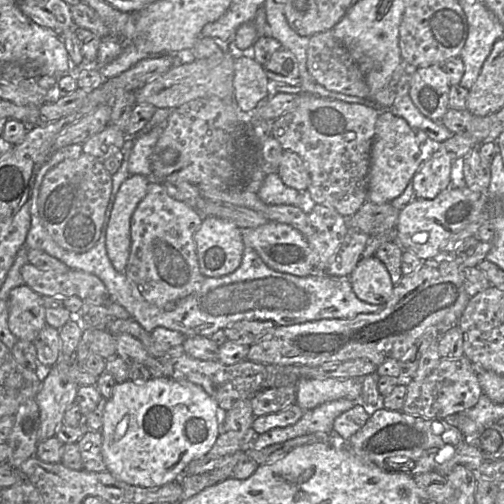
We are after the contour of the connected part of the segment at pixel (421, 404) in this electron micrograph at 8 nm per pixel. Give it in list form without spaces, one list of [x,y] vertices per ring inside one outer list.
[[[465,356],[441,359],[436,368],[425,378],[404,381],[407,394],[402,411],[427,419],[445,419],[473,408],[483,394],[478,381],[478,368]]]

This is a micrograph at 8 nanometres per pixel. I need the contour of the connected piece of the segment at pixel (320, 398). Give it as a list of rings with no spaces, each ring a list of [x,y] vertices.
[[[362,378],[299,379],[296,390],[296,404],[304,411],[337,399],[361,401]]]

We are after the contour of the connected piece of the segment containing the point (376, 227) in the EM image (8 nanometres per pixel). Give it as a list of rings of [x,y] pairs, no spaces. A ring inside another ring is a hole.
[[[365,201],[361,208],[347,218],[349,228],[357,228],[369,236],[376,236],[387,231],[394,231],[400,210],[390,203],[375,204]]]

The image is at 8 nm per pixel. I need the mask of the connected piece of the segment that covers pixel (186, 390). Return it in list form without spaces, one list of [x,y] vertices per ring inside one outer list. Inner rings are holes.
[[[150,378],[145,383],[135,383],[130,379],[122,383],[116,383],[112,391],[112,397],[106,402],[103,414],[103,425],[101,428],[103,438],[101,452],[107,468],[106,470],[117,480],[140,487],[163,486],[175,481],[191,461],[206,455],[215,444],[219,436],[219,423],[217,420],[218,409],[219,406],[217,402],[212,399],[202,387],[188,381],[175,381],[170,378]]]

